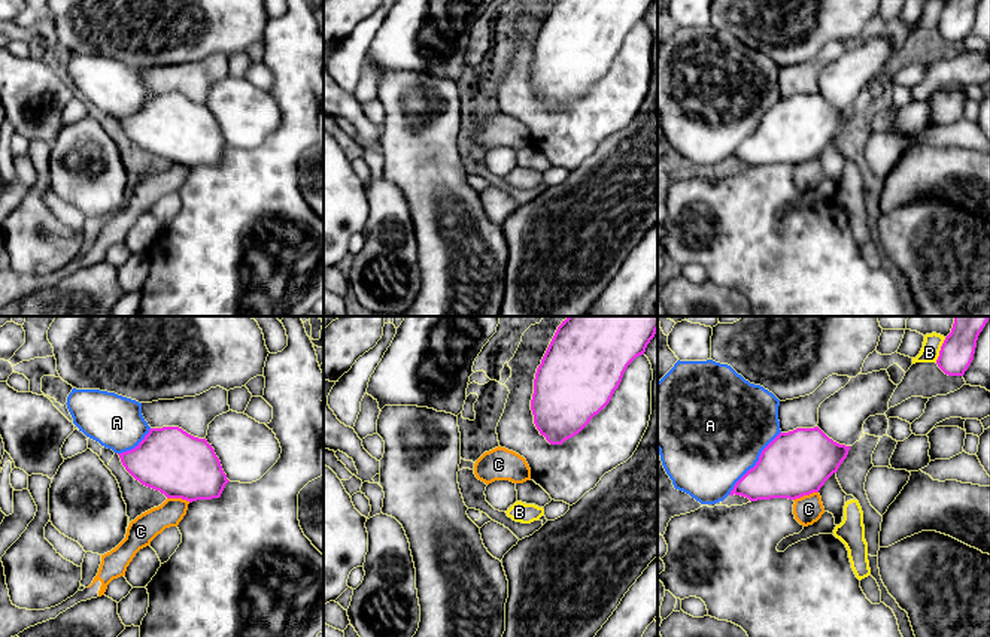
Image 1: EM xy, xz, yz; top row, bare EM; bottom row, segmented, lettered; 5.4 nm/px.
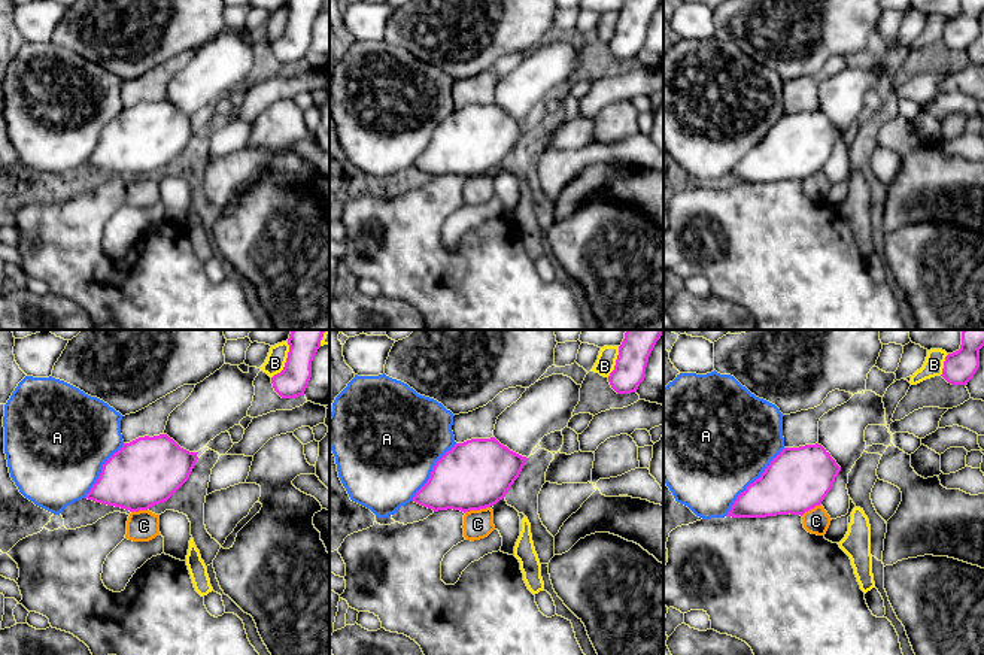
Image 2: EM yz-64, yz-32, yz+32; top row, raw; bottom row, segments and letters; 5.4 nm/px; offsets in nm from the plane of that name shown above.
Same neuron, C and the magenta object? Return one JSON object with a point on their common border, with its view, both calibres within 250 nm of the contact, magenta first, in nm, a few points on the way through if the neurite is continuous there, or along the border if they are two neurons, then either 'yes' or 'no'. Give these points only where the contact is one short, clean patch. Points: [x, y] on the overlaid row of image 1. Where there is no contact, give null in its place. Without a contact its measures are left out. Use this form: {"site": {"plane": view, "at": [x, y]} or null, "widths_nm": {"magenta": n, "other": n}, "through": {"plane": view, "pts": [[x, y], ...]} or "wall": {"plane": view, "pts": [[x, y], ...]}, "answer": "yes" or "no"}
{"site": {"plane": "yz", "at": [805, 494]}, "widths_nm": {"magenta": 360, "other": 160}, "wall": {"plane": "yz", "pts": [[817, 491], [793, 500]]}, "answer": "no"}

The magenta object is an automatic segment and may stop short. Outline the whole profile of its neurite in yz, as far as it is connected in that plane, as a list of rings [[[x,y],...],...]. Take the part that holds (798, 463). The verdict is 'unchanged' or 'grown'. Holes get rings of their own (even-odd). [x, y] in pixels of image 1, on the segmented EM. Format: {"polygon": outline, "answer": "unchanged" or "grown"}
{"polygon": [[[819,427],[780,433],[729,495],[757,501],[796,500],[819,492],[838,471],[848,451],[850,446],[833,442]]], "answer": "unchanged"}

